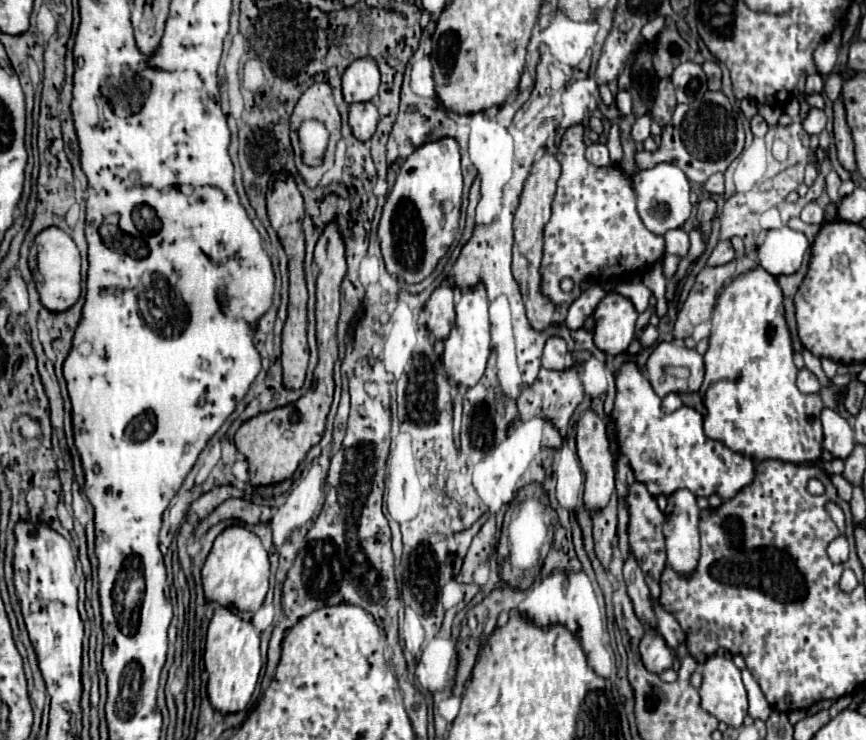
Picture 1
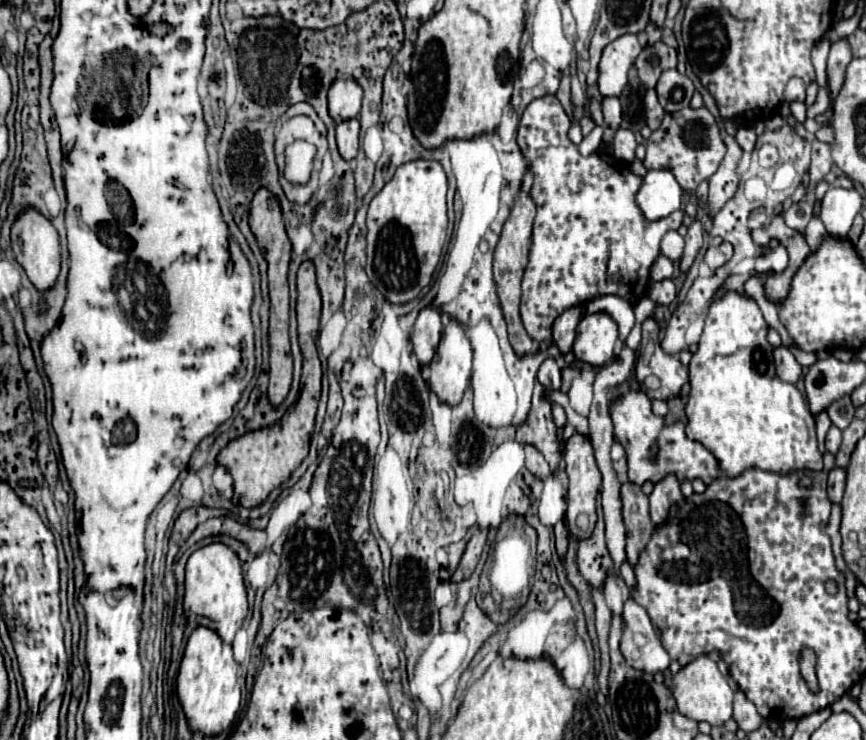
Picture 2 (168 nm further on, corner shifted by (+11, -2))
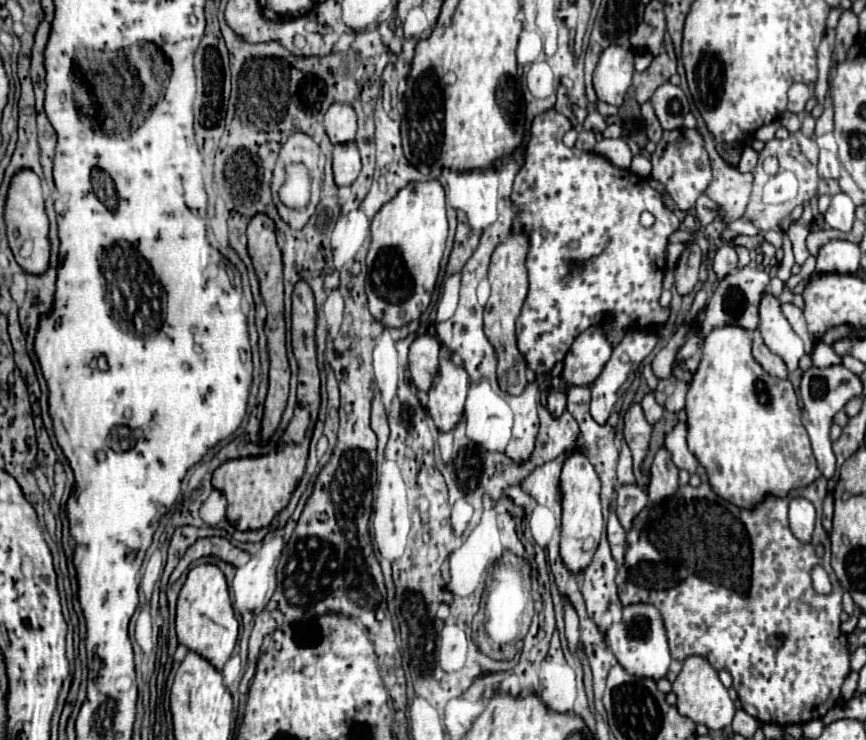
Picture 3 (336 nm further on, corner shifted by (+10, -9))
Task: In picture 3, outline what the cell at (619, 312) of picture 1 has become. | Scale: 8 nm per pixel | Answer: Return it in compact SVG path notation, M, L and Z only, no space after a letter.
M590 327L580 333L572 347L570 355L564 357L562 377L568 385L592 385L604 365L612 355L612 345L608 343L604 331L600 327Z

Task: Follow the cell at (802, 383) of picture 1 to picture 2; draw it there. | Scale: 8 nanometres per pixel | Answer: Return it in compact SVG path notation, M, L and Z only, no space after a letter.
M783 346L775 348L775 370L777 370L777 376L781 380L789 382L789 384L795 384L801 378L801 366L799 366L799 362Z

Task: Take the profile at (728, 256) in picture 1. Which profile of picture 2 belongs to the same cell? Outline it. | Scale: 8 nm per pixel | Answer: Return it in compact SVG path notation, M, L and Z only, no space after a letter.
M723 242L721 246L709 246L707 252L705 252L703 262L705 262L711 270L715 270L715 268L723 266L731 256L733 256L733 246L731 246L729 242Z

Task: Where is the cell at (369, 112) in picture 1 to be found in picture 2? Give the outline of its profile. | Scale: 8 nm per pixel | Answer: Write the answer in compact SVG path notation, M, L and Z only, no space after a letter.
M343 120L337 126L337 146L341 156L351 162L359 150L359 120Z

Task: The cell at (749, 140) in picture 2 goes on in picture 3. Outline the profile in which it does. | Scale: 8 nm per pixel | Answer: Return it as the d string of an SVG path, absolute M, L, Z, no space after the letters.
M746 147L746 149L742 151L738 169L740 169L740 171L746 171L746 173L752 173L752 171L756 169L756 163L758 163L758 153L756 153L752 147Z

